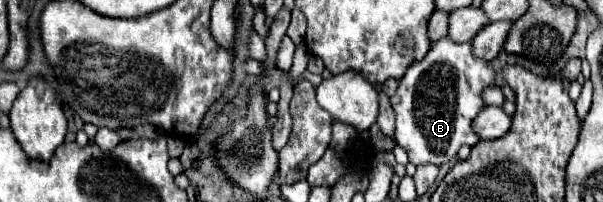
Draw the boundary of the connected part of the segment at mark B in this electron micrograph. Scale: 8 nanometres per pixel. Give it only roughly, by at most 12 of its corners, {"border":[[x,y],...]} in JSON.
{"border":[[440,38],[390,104],[412,164],[452,160],[496,70]]}

